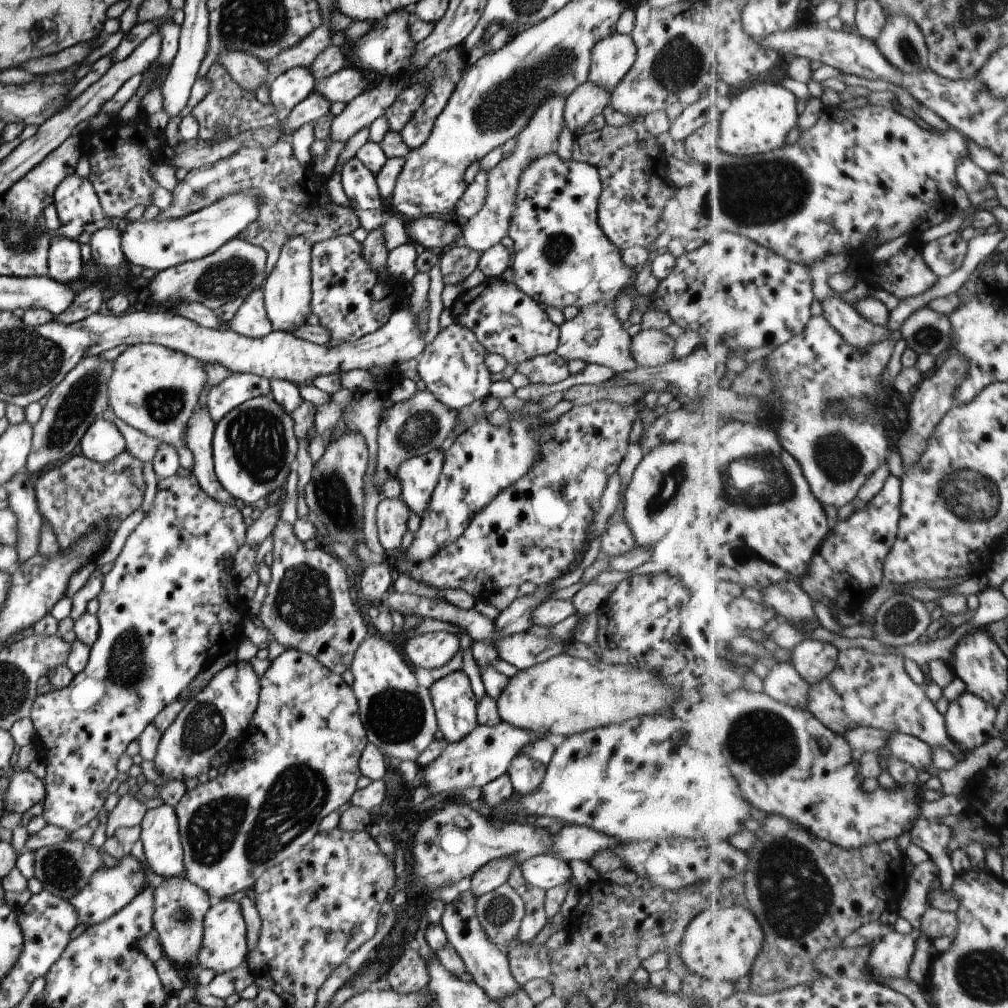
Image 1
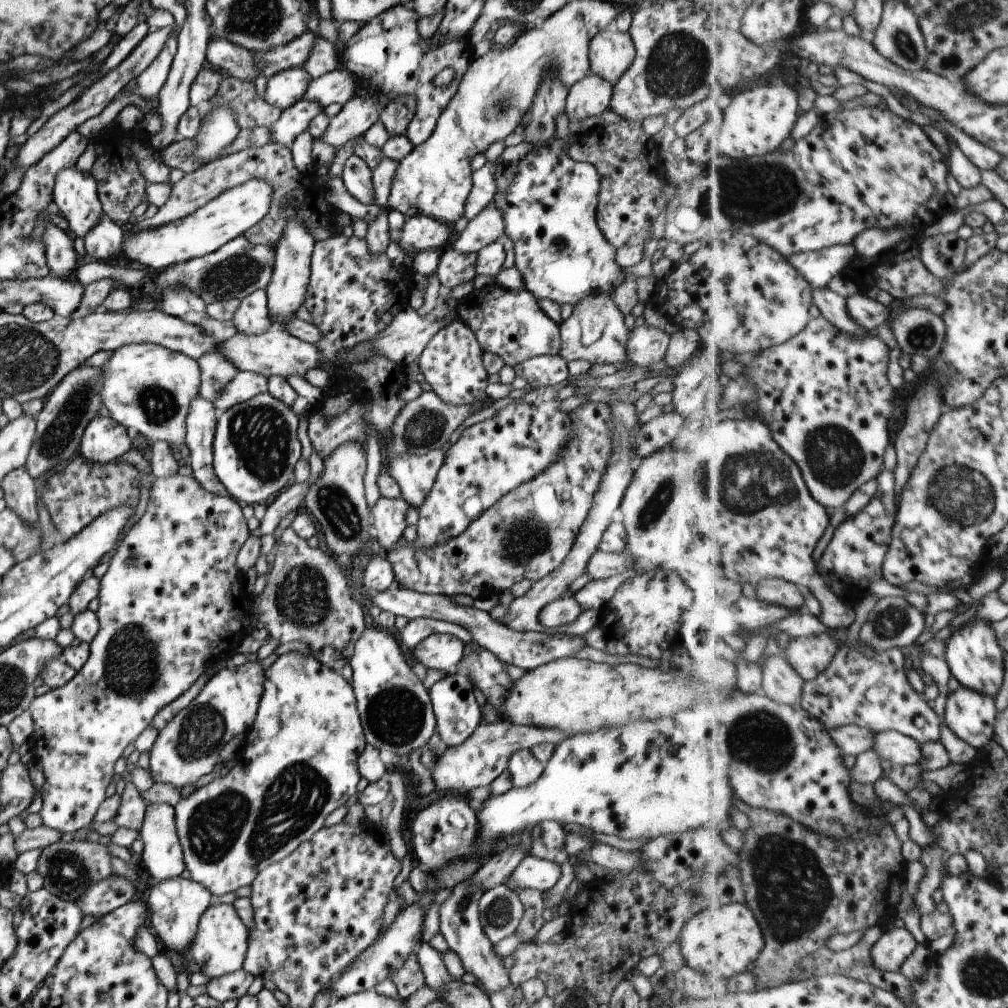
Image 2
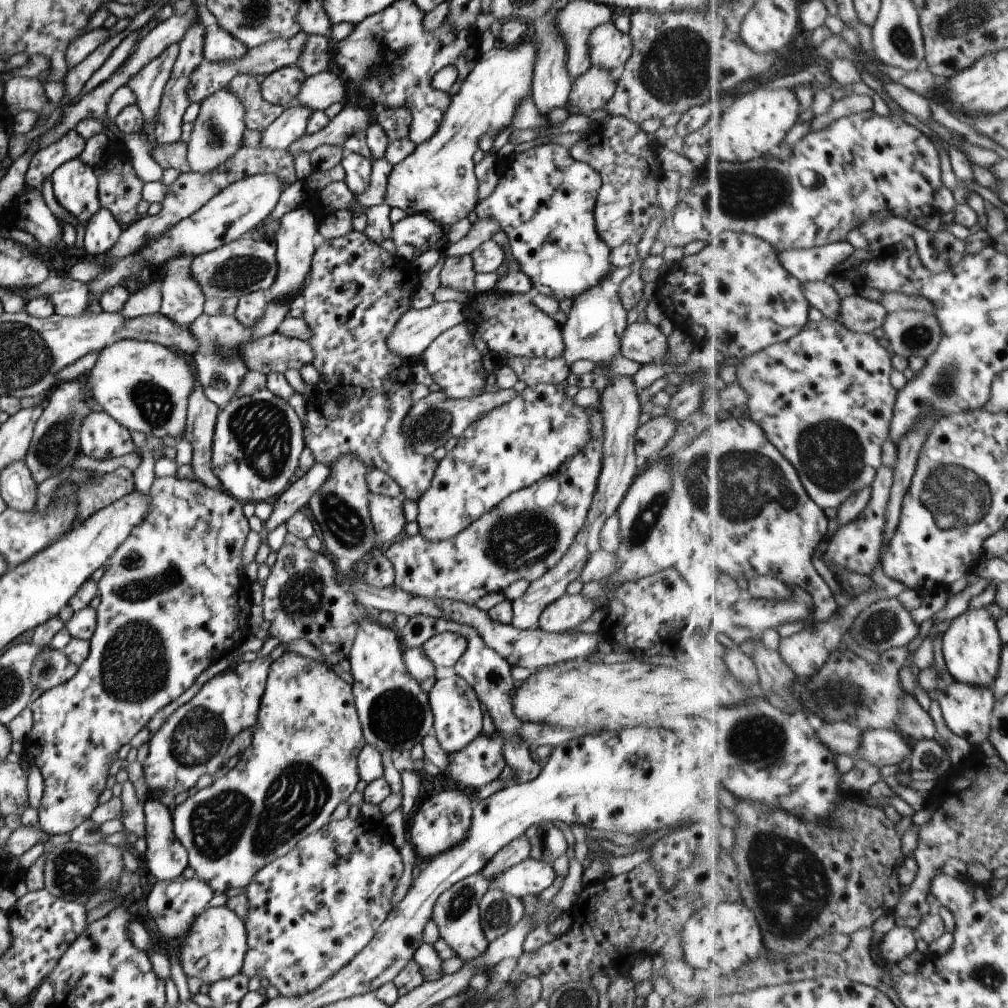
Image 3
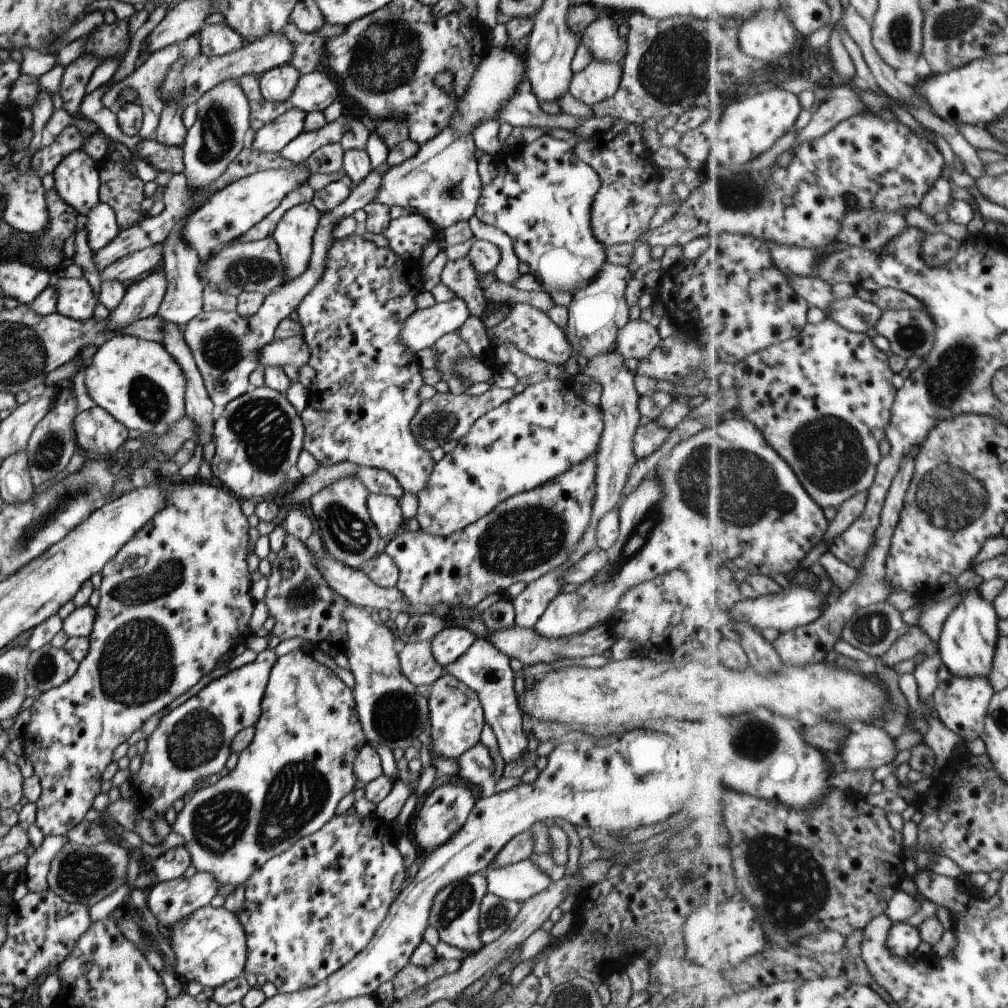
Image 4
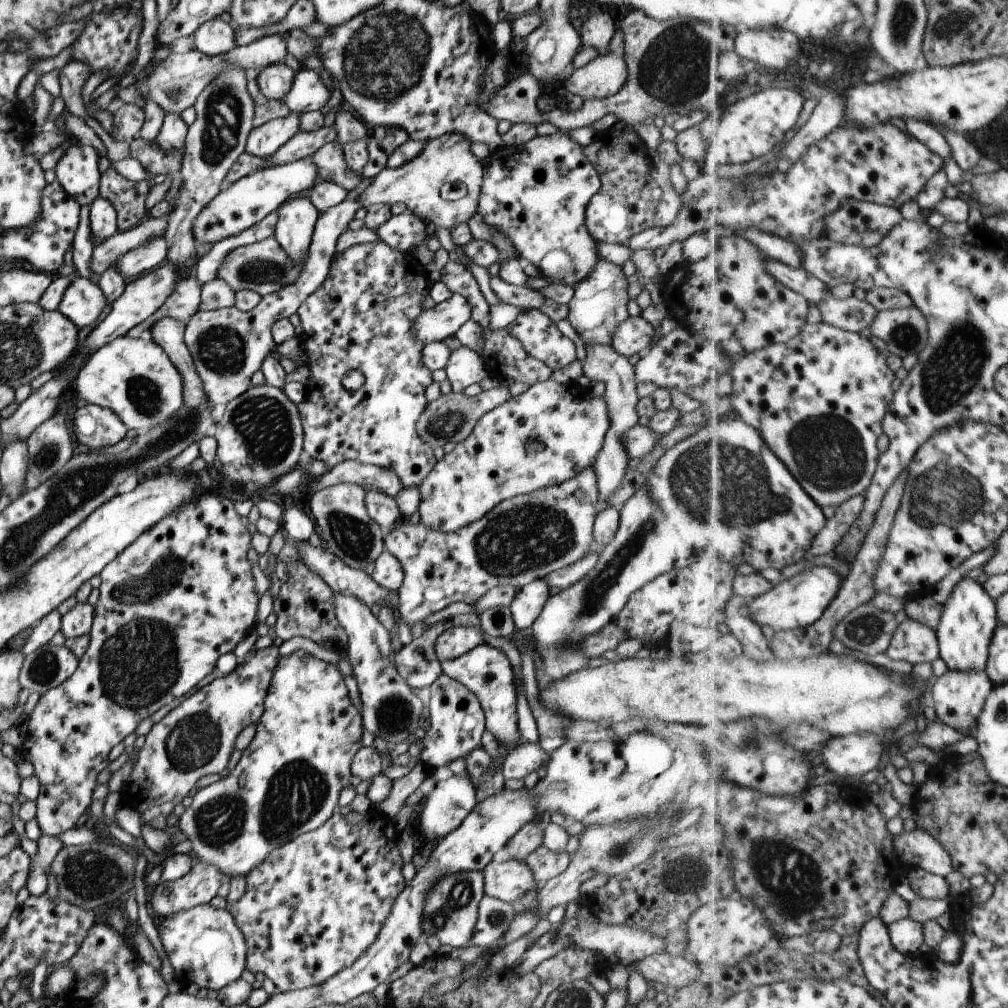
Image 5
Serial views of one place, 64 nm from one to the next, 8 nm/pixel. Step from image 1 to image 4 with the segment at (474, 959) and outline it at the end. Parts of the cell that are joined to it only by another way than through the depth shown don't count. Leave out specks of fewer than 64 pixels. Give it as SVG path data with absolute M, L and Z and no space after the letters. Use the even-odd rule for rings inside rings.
M477 872L448 884L438 892L432 902L428 924L438 930L441 941L454 948L461 948L462 952L468 952L471 955L484 948L484 944L480 942L479 906L487 890L488 882L485 873Z

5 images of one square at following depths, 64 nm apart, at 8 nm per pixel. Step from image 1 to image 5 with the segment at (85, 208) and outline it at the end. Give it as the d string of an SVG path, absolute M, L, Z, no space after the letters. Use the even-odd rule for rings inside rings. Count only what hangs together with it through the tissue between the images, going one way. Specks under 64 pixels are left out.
M72 144L64 150L54 172L56 180L68 196L80 206L90 206L99 197L101 173L98 170L100 155L93 146Z

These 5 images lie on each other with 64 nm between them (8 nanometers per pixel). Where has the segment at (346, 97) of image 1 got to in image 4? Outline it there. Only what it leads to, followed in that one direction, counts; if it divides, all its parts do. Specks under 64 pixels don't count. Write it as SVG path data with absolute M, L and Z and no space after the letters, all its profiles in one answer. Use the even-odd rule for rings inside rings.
M324 71L301 74L292 96L287 101L293 108L306 113L323 111L337 100L339 88Z

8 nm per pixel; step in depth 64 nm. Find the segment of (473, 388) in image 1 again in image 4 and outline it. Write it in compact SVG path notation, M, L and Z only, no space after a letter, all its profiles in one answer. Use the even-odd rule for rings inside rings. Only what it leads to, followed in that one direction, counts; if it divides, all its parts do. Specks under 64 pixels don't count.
M460 328L458 330L454 330L454 332L450 332L442 338L438 338L436 342L434 342L432 348L438 352L438 364L436 364L436 369L442 375L441 380L445 381L448 385L450 394L456 394L456 396L460 396L460 394L466 394L468 388L472 386L472 384L468 384L468 382L464 382L464 380L460 380L456 374L454 374L454 364L458 362L458 358L462 358L462 356L472 356L472 352L466 342L460 337Z

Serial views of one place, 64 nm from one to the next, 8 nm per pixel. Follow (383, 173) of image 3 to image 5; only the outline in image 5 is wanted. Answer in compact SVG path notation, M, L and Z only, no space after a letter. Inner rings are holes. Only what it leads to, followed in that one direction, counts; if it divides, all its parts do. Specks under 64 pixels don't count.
M362 176L360 184L354 190L350 190L341 203L321 213L311 238L307 259L294 284L288 284L282 290L262 297L260 304L250 312L240 312L234 306L198 311L188 320L185 328L185 343L190 350L196 372L202 378L202 386L211 405L226 406L228 402L238 398L252 386L251 376L261 368L264 359L270 355L270 350L275 346L272 326L278 320L288 319L297 312L300 304L324 284L338 238L348 228L356 211L362 208L360 194L364 194L364 190L370 186L372 180L374 178Z

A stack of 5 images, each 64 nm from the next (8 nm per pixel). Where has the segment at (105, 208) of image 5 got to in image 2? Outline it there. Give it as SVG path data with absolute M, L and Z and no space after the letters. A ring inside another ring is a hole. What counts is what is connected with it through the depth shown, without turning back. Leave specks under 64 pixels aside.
M102 215L102 220L86 234L84 244L86 252L101 262L110 262L110 258L121 258L121 246L124 240L125 227Z

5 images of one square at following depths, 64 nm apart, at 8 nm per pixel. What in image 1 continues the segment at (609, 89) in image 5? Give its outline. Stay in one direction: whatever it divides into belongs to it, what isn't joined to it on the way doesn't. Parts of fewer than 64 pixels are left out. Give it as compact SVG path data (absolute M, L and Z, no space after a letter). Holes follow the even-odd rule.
M586 81L574 89L564 104L564 123L570 132L583 132L588 122L603 114L611 97L611 92L598 88Z

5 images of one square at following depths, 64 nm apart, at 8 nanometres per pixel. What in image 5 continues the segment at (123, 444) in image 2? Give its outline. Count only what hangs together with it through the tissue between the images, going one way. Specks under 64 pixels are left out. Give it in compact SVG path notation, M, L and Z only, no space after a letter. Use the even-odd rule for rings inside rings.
M100 405L77 409L72 418L72 430L78 442L92 451L117 444L125 438L128 429L113 410Z

